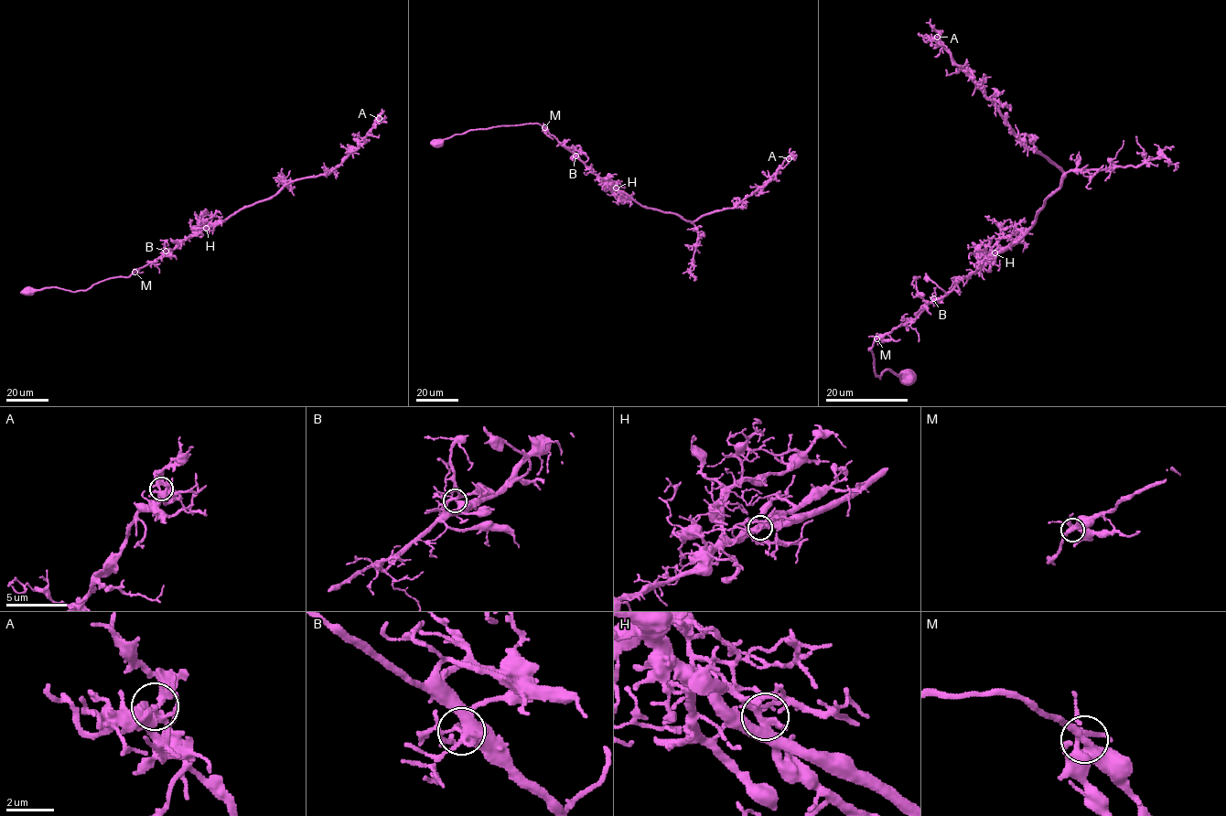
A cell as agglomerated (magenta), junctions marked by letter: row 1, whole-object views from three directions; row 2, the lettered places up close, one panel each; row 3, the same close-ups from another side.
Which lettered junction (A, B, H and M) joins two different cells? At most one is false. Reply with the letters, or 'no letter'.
no letter

